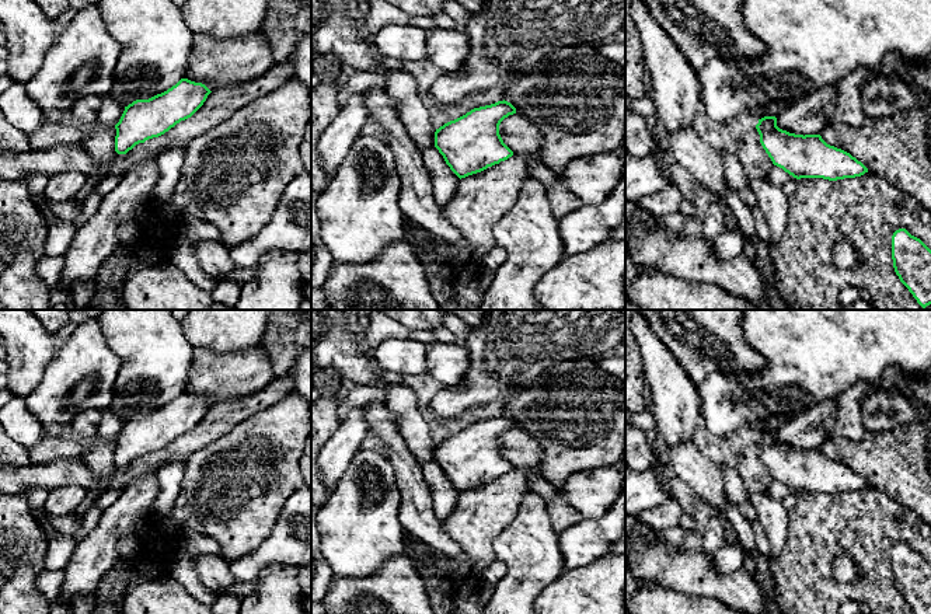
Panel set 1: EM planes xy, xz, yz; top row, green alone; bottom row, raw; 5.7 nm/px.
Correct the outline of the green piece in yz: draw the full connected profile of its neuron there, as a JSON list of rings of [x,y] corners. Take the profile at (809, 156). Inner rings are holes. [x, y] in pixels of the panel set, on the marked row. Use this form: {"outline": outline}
{"outline": [[[775,116],[759,119],[756,129],[773,164],[796,179],[837,181],[868,172],[861,161],[850,153],[827,144],[820,135],[803,136],[780,129]]]}

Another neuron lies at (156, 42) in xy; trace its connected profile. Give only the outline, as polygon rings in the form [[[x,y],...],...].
[[[101,0],[98,8],[121,45],[109,97],[128,107],[184,79],[195,34],[172,0]]]

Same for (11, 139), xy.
[[[0,112],[0,150],[28,151],[31,150],[29,135],[14,128]]]

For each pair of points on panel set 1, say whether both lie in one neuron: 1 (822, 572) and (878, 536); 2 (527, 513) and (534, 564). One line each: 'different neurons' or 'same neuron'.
1: same neuron
2: same neuron

